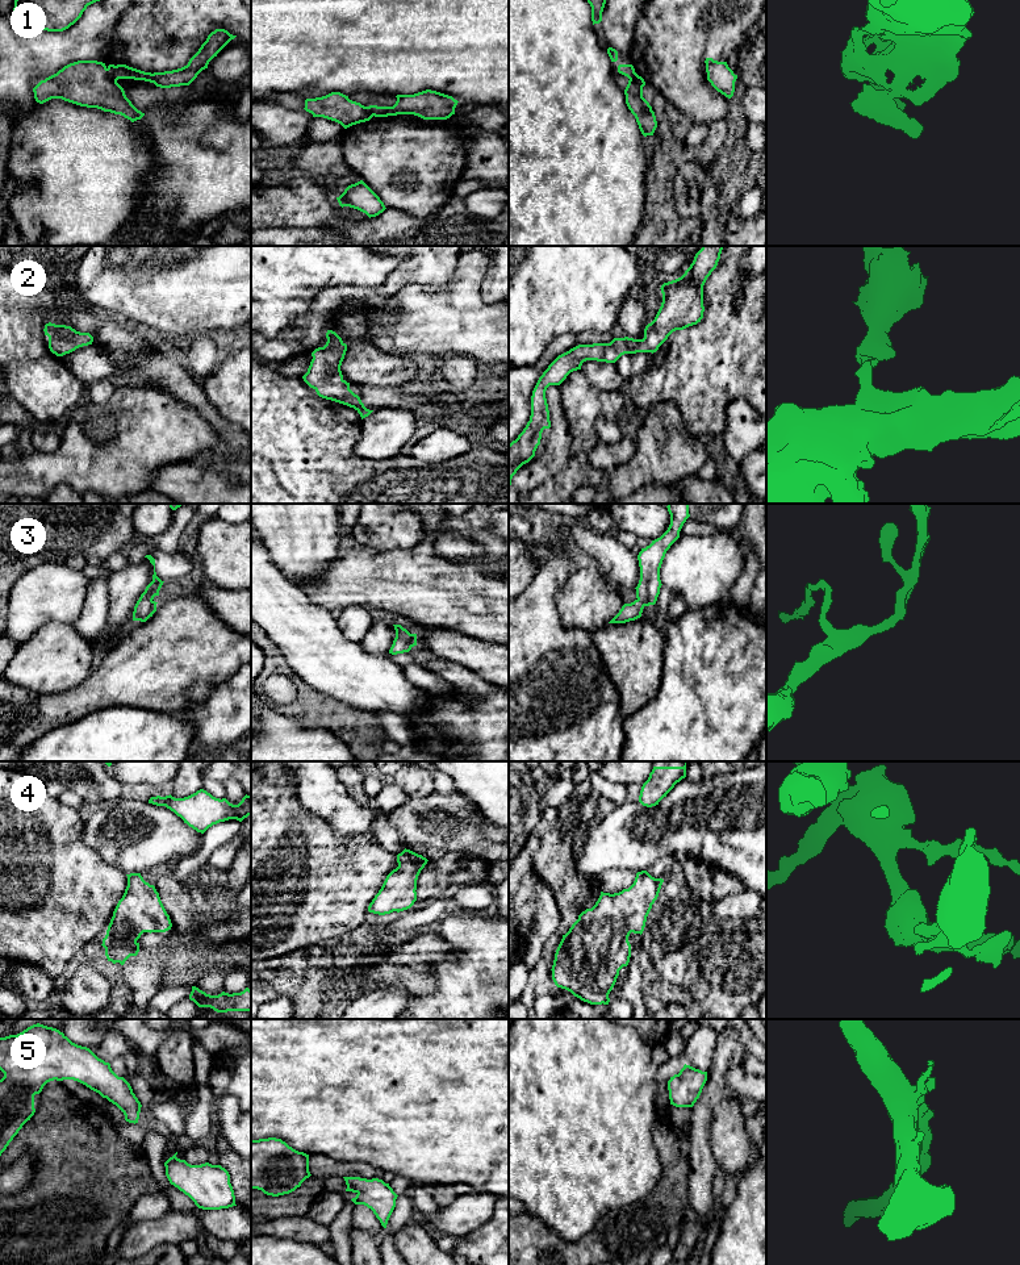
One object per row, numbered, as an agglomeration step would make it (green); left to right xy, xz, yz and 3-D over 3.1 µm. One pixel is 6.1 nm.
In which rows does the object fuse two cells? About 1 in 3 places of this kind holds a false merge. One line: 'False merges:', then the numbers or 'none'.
False merges: 1

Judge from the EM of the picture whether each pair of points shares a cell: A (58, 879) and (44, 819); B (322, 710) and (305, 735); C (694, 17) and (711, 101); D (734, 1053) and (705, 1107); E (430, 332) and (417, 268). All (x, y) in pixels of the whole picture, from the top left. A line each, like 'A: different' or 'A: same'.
A: same
B: different
C: same
D: same
E: different

